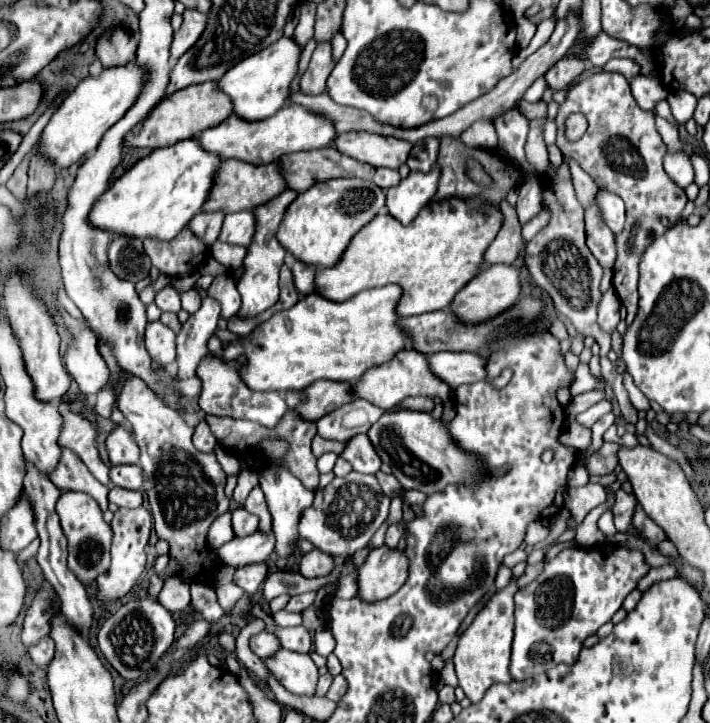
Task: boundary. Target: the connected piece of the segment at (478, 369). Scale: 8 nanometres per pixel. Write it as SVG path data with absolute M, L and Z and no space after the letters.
M432 353L426 355L428 359L428 369L448 383L452 389L464 383L474 383L486 379L486 359L476 355L476 353Z

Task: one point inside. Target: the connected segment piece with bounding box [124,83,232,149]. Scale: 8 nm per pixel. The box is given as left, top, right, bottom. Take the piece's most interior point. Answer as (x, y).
(185, 113)

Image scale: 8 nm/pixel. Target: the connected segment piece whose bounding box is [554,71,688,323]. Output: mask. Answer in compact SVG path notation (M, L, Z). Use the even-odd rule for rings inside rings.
M596 73L572 86L566 99L558 107L558 115L554 119L558 132L556 145L564 157L574 159L594 181L600 189L608 189L622 197L626 205L626 223L624 231L614 235L616 239L616 263L614 263L614 289L628 309L626 323L632 323L636 317L638 307L638 263L646 247L660 237L666 227L662 227L660 219L668 217L676 221L680 211L686 205L686 193L680 189L662 169L662 155L666 153L666 145L662 143L660 133L654 125L654 113L648 113L638 107L634 101L628 81L616 73ZM570 113L584 113L588 119L588 131L576 143L566 141L564 133L564 115ZM636 219L644 219L640 223L640 231L636 235L636 247L632 253L624 251L624 243L628 241L628 231Z

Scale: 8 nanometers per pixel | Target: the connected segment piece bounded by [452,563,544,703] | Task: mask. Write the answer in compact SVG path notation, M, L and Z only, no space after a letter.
M544 563L528 565L526 571L516 581L510 581L504 589L492 593L490 599L486 601L486 605L474 617L472 625L460 635L452 661L456 667L456 675L458 675L458 685L462 687L462 691L466 693L466 697L472 703L478 703L490 685L510 681L508 663L510 663L510 645L512 645L512 633L514 633L514 601L512 601L512 597L528 581L534 581L540 575L542 567L544 567Z

